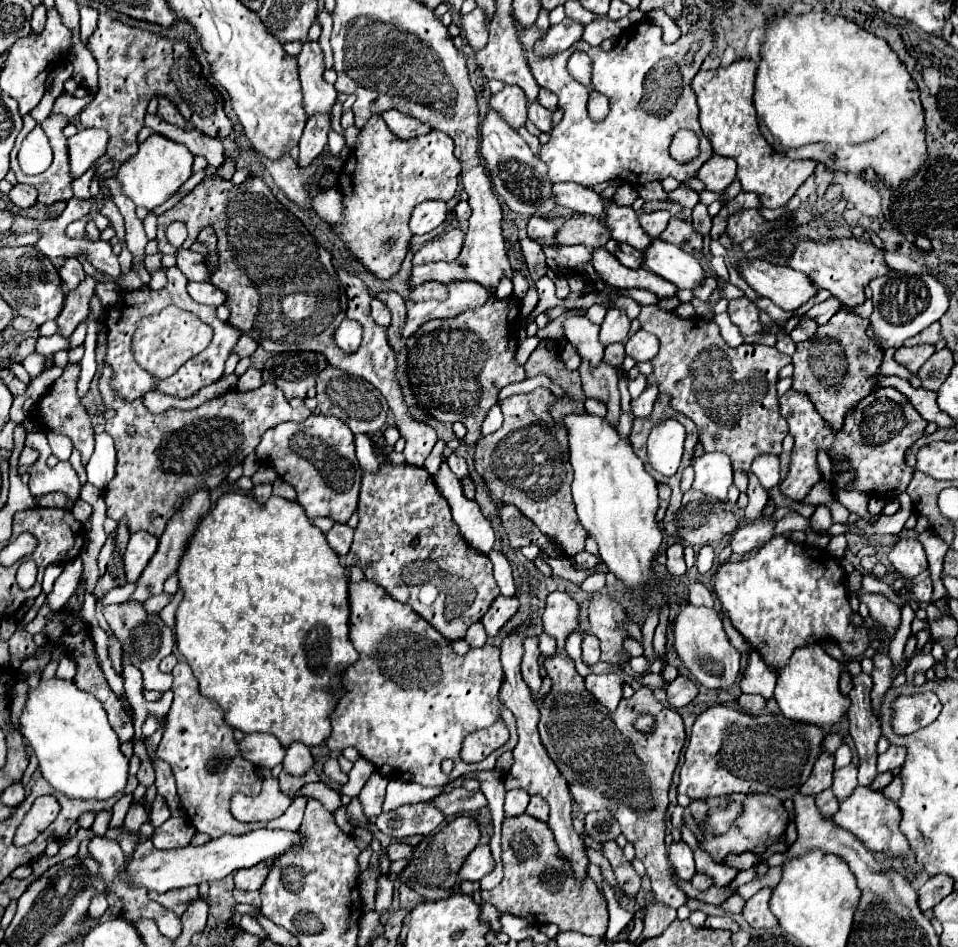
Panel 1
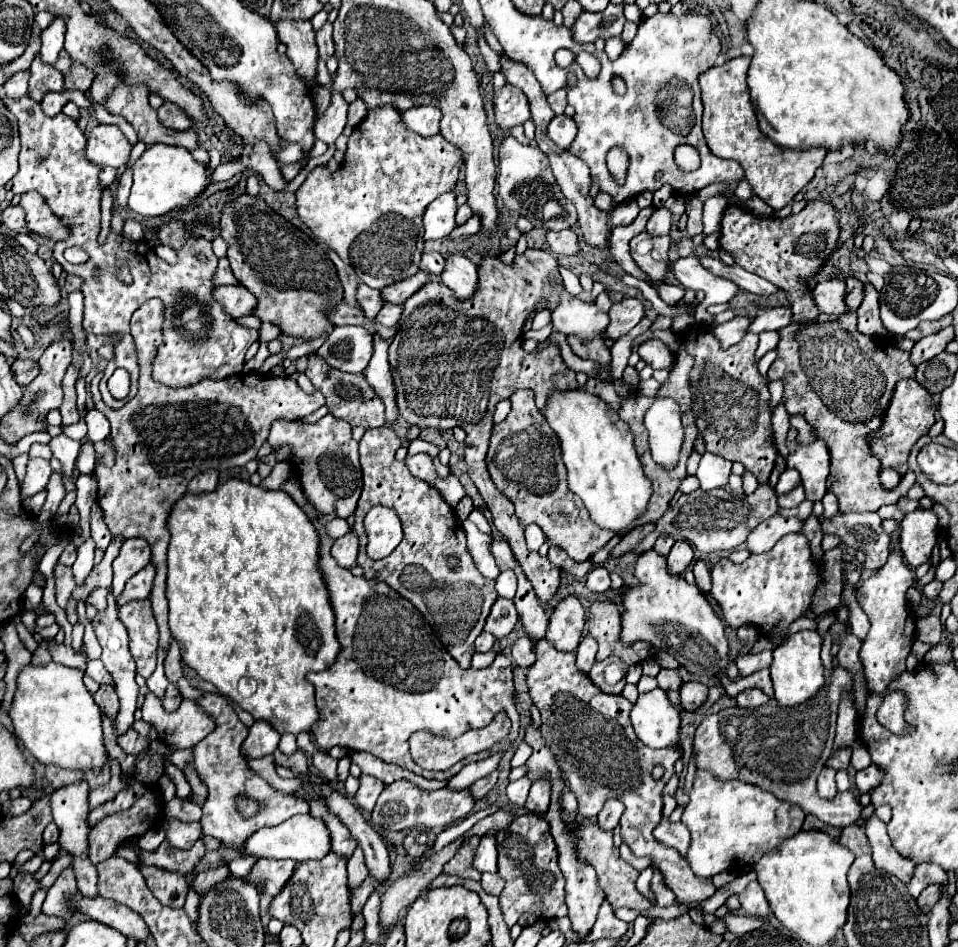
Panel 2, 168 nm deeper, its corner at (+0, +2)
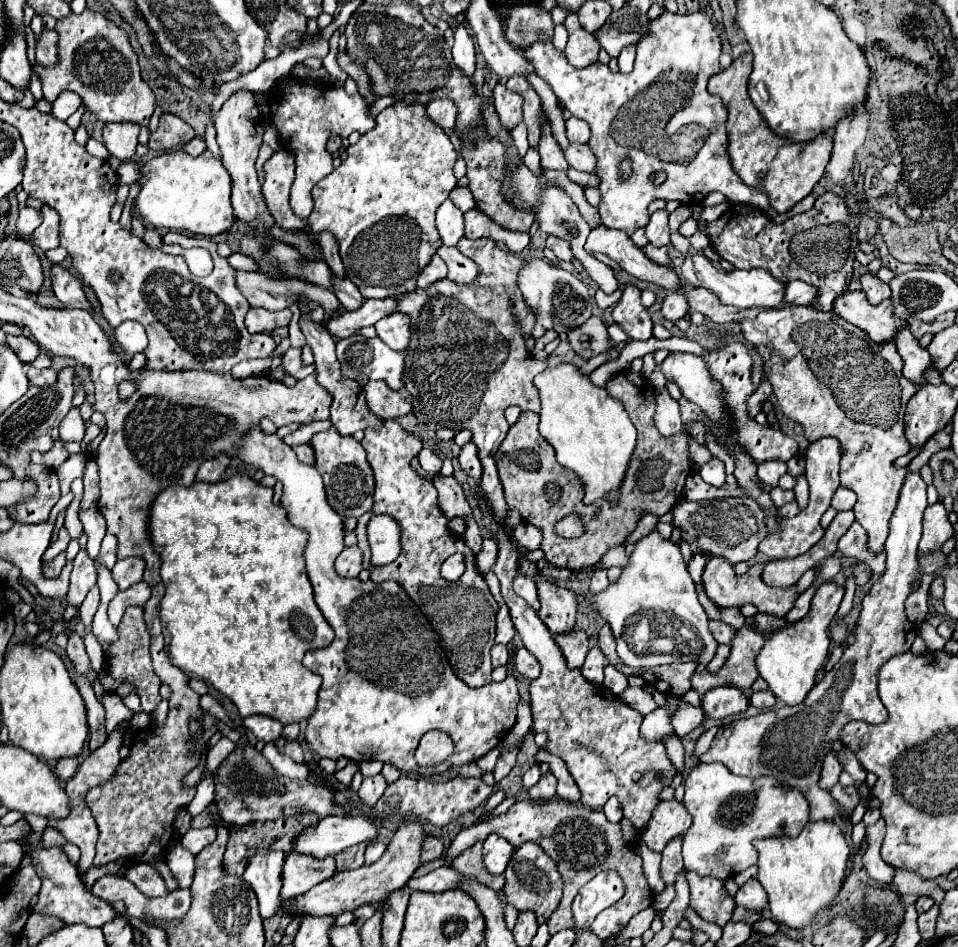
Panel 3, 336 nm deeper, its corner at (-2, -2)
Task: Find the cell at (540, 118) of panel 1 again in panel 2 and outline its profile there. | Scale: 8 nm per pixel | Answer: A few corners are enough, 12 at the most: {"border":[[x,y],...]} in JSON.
{"border":[[552,118],[548,138],[556,146],[568,148],[576,136],[574,120]]}

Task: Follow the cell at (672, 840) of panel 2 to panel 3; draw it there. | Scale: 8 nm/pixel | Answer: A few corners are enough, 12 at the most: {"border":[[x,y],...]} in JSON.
{"border":[[676,798],[662,800],[640,840],[662,852],[672,836],[692,824]]}

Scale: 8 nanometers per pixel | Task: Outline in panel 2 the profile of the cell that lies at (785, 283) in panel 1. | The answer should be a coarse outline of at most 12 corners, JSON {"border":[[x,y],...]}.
{"border":[[844,280],[814,284],[810,296],[820,312],[842,316]]}

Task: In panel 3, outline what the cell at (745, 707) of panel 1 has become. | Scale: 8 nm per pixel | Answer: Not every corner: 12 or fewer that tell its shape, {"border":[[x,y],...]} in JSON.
{"border":[[770,690],[752,694],[752,706],[764,708],[776,706],[776,696]]}

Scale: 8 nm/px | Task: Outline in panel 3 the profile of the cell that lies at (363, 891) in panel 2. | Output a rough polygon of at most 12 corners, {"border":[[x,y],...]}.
{"border":[[402,822],[370,866],[338,872],[294,898],[290,912],[338,916],[402,888],[426,834]]}

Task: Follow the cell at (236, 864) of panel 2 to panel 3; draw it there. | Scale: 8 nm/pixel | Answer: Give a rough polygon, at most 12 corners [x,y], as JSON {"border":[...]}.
{"border":[[260,850],[246,866],[260,916],[280,908],[284,852]]}

